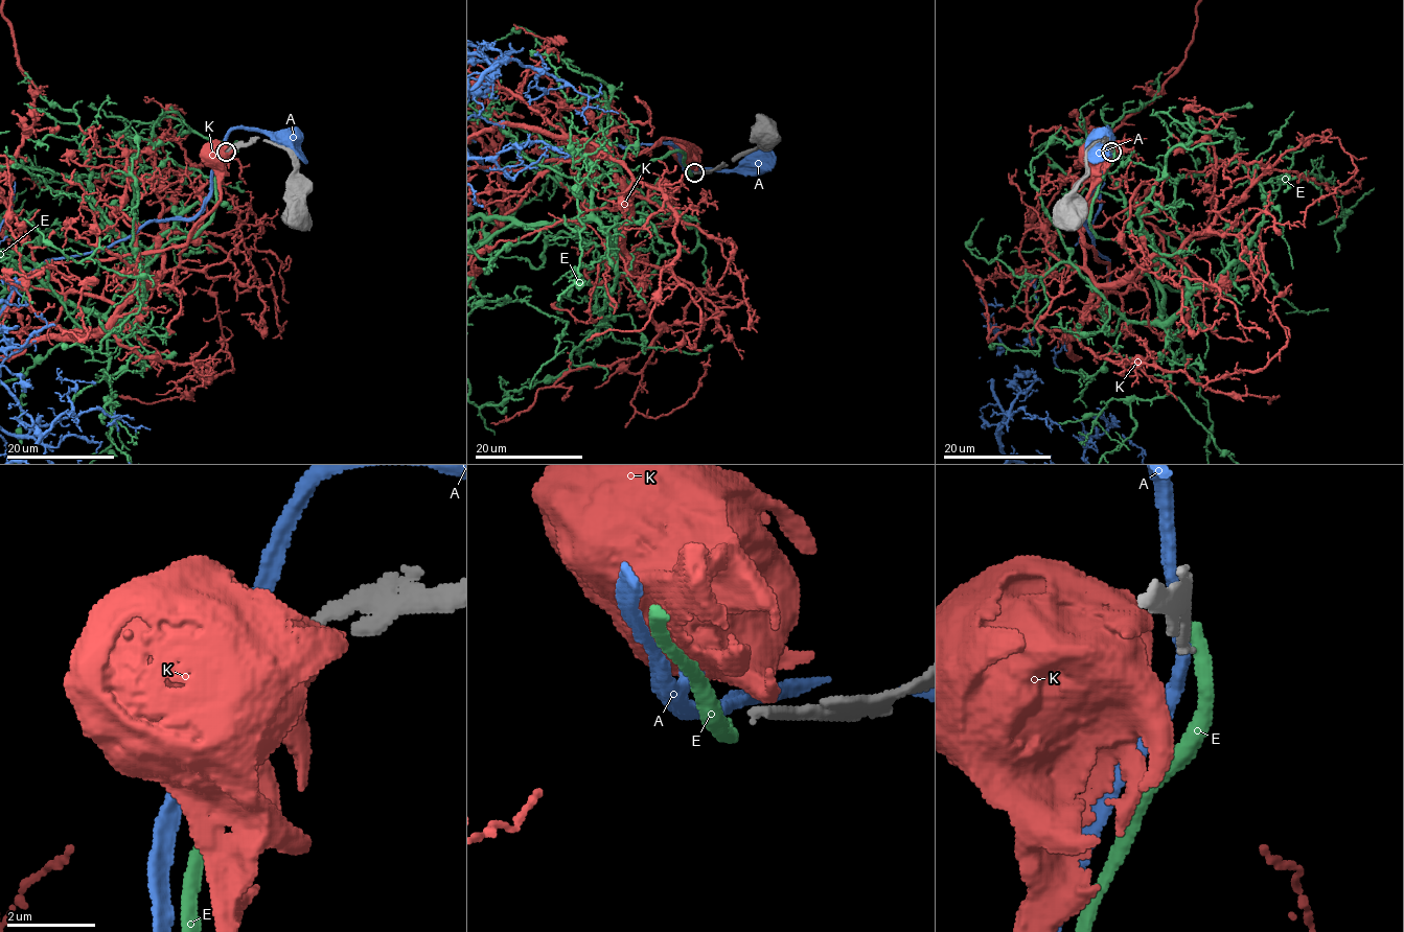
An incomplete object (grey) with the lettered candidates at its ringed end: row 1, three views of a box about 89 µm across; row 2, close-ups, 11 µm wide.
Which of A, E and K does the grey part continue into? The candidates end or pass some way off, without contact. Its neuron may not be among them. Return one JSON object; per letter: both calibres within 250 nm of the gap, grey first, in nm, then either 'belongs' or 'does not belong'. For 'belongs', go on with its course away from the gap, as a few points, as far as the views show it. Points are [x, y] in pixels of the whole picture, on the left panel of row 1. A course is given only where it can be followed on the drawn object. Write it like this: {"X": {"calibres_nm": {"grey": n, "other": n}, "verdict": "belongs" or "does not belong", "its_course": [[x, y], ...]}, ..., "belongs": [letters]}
{"A": {"calibres_nm": {"grey": 240, "other": 320}, "verdict": "does not belong"}, "E": {"calibres_nm": {"grey": 240, "other": 400}, "verdict": "does not belong"}, "K": {"calibres_nm": {"grey": 240, "other": 850}, "verdict": "does not belong"}, "belongs": []}

